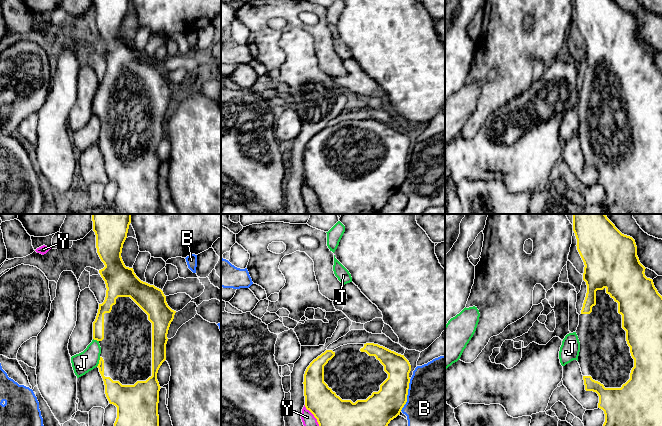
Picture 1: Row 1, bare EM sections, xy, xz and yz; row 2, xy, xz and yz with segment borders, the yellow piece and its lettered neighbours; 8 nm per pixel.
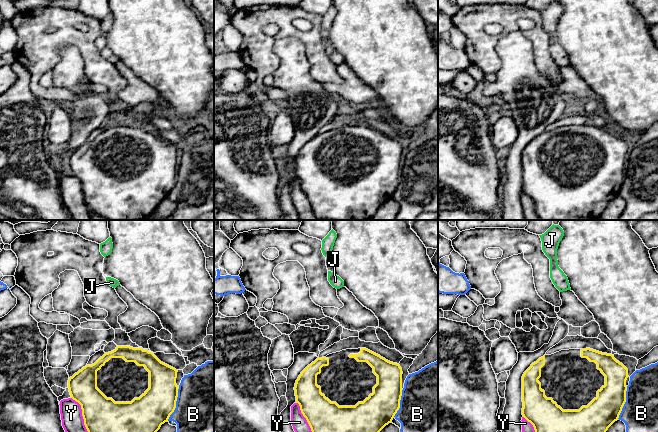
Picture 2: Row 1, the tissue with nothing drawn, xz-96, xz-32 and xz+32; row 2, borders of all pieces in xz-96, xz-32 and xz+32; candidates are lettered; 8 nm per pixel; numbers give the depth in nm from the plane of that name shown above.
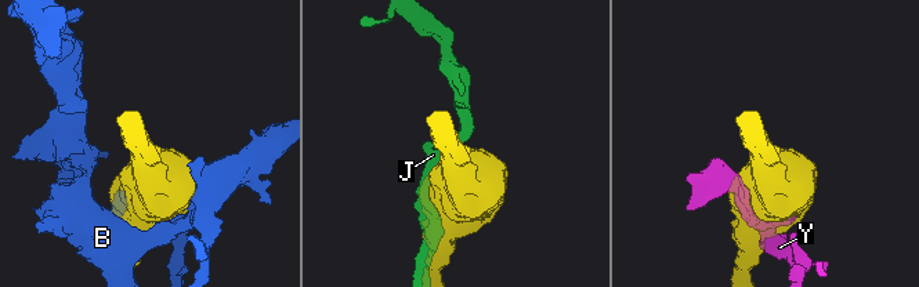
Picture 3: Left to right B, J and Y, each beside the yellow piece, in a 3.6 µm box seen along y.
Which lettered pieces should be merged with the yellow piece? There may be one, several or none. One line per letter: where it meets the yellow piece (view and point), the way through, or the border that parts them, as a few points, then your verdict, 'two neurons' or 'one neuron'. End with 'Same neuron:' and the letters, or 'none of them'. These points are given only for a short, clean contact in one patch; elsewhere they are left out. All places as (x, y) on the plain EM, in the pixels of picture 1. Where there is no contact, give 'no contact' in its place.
B: xz (407, 170) | two neurons
J: xy (99, 138) | two neurons
Y: xz (317, 197) | two neurons
Same neuron: none of them

